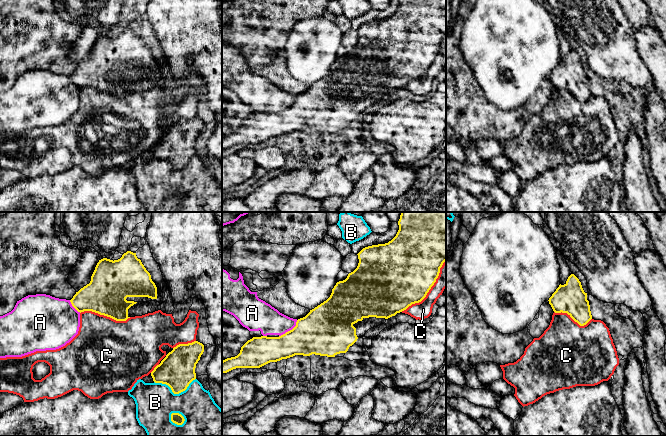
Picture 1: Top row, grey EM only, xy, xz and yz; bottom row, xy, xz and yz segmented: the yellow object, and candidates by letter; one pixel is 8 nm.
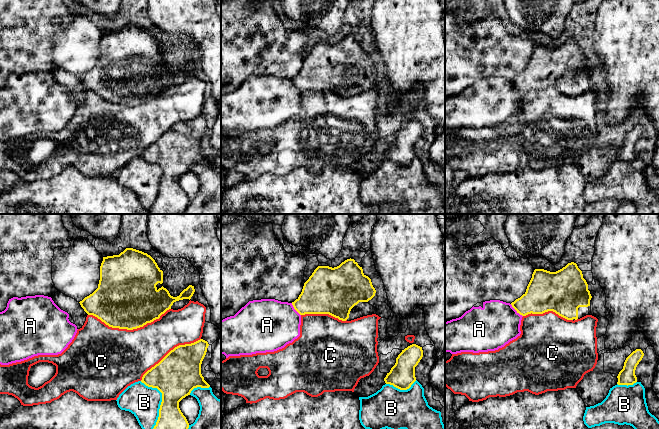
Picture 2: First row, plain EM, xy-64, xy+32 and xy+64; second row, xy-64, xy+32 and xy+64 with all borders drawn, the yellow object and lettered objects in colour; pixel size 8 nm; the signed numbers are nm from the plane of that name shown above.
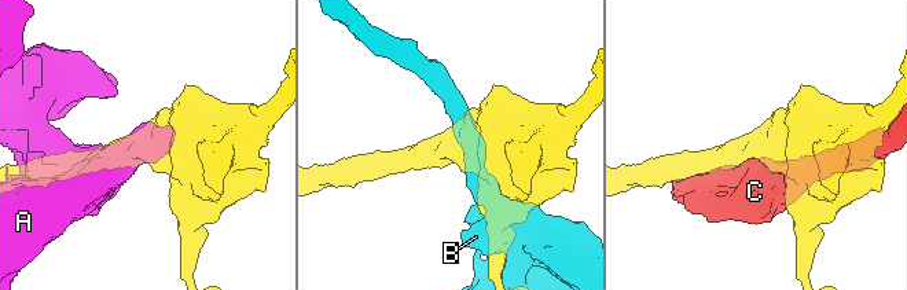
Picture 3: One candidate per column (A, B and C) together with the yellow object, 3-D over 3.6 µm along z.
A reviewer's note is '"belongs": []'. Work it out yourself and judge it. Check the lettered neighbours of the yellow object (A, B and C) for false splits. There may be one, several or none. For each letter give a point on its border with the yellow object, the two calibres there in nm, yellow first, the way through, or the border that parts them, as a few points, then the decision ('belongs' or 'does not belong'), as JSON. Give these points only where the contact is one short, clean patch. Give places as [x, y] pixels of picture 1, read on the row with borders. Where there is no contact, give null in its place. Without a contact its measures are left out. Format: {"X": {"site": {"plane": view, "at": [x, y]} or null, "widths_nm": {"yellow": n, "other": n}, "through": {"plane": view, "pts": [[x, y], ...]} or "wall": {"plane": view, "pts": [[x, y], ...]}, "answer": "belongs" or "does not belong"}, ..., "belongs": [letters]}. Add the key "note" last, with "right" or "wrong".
{"A": {"site": {"plane": "xz", "at": [290, 330]}, "widths_nm": {"yellow": 360, "other": 220}, "answer": "does not belong"}, "B": {"site": {"plane": "xy", "at": [174, 393]}, "widths_nm": {"yellow": 280, "other": 320}, "answer": "does not belong"}, "C": {"site": {"plane": "xz", "at": [429, 289]}, "widths_nm": {"yellow": 500, "other": 140}, "answer": "does not belong"}, "belongs": [], "note": "right"}

